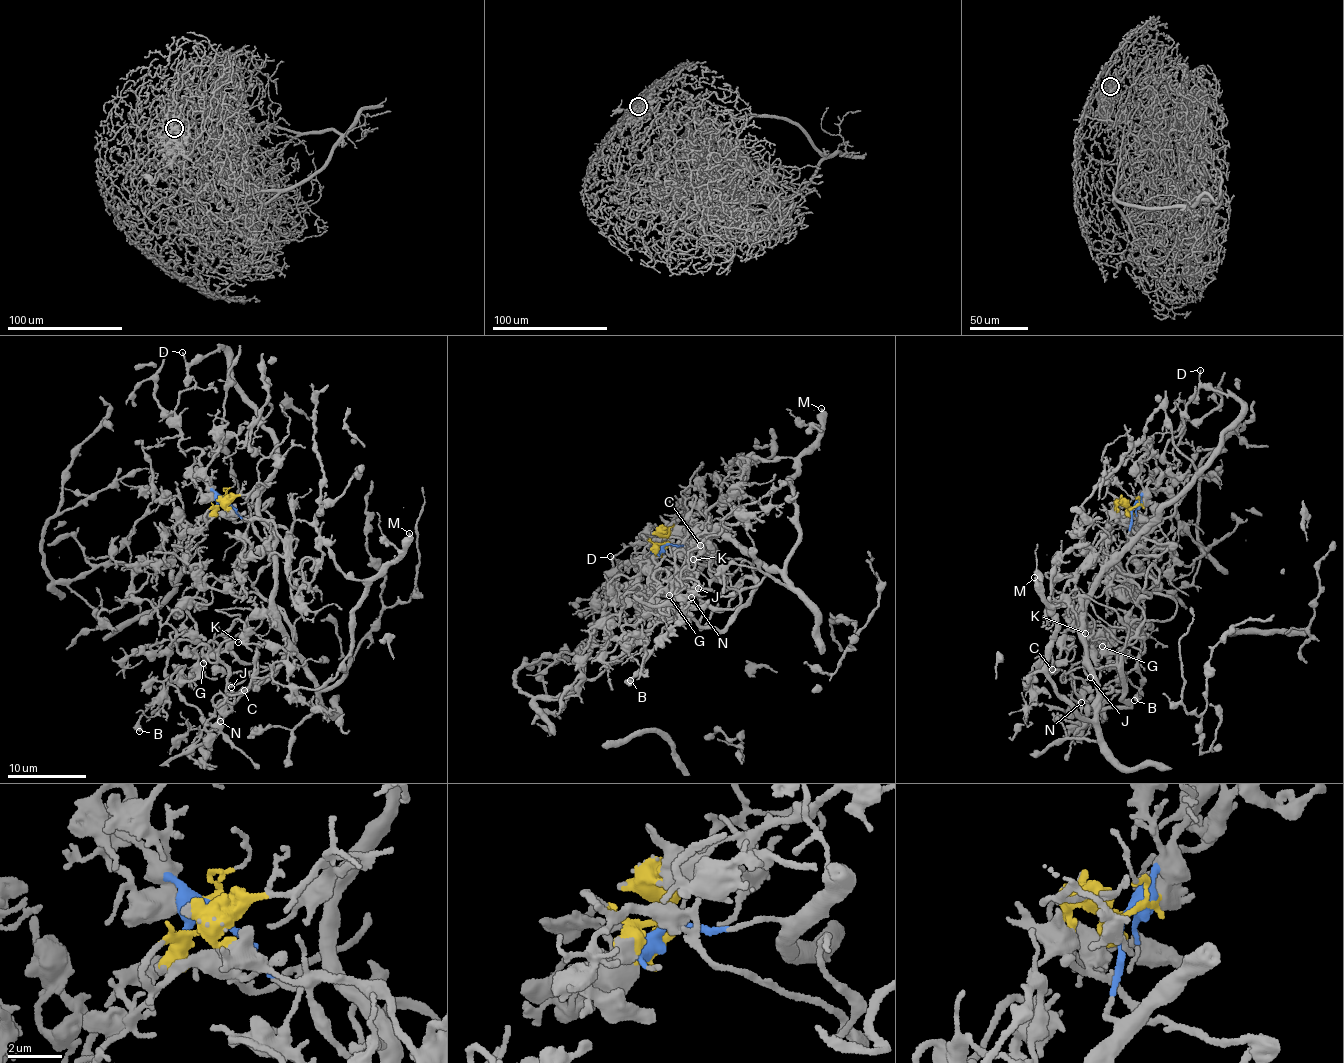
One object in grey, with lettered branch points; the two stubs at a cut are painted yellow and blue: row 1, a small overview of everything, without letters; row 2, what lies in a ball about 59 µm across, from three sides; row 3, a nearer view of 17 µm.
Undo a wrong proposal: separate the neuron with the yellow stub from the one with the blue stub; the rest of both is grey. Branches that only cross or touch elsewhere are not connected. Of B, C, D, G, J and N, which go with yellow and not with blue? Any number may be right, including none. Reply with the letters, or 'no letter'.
C, G, J, N

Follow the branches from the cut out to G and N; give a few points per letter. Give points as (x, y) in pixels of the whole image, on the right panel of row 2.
G: (1131, 509), (1170, 546), (1126, 569), (1159, 570), (1136, 603), (1142, 653), (1102, 627), (1102, 646)
N: (1131, 509), (1170, 546), (1126, 569), (1159, 570), (1136, 603), (1142, 653), (1102, 627), (1083, 642), (1081, 703)

